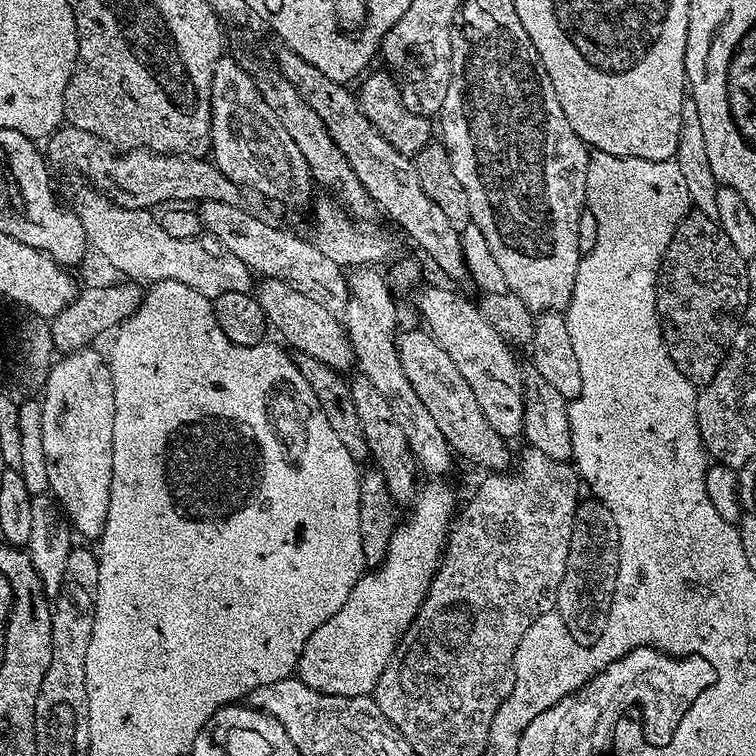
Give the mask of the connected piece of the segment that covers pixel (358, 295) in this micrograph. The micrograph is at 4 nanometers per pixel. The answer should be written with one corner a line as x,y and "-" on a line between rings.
356,266
347,273
348,302
344,305
342,323
348,329
348,337
356,355
355,367
382,393
382,398
390,402
390,411
398,421
398,426
406,434
410,442
410,450
414,454
417,465
424,468
432,478
440,478
452,468
454,453
448,440
438,430
430,410
422,404
422,398
414,392
410,378
406,378
406,370
402,370
402,362
396,349
396,300
388,289
388,284
379,276
377,269
372,266

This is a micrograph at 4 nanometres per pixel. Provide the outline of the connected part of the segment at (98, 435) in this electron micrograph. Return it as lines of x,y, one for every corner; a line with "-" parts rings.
95,347
79,348
77,352
61,355
49,371
48,381
42,389
42,403
40,405
40,421
42,422
42,445
46,456
46,469
49,475
49,489
57,504
64,510
69,524
77,533
84,536
98,538
106,526
106,510
110,510
110,482
114,470
114,386
112,385
112,370
109,361

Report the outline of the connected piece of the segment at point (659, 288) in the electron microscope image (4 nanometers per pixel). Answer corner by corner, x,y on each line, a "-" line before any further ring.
689,210
680,219
674,234
670,238
670,246
666,246
666,254
660,259
660,271
656,278
656,314
660,318
660,333
664,335
664,345
668,348
668,353
674,362
674,366
678,366
678,370
682,370
682,374
686,374
686,378
691,384
697,386
709,384
714,378
714,374
718,374
724,359
728,357
728,351
734,342
736,331
740,329
740,318
743,316
744,309
747,308
750,299
748,283
746,282
747,265
747,259
742,254
738,254
738,250
734,250
734,245
731,244
730,238
726,238
726,234
720,229
719,223
713,217
695,210

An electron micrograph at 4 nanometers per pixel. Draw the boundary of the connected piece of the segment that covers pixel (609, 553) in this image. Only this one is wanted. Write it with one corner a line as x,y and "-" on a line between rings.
581,499
574,514
574,530
570,534
570,554
566,554
566,570
562,574
562,582
558,586
555,607
555,611
560,612
567,629
570,630
574,642
592,644
598,642
598,638
601,637
602,630
606,627
607,615
612,606
619,565
618,522
614,522
614,514
603,500

